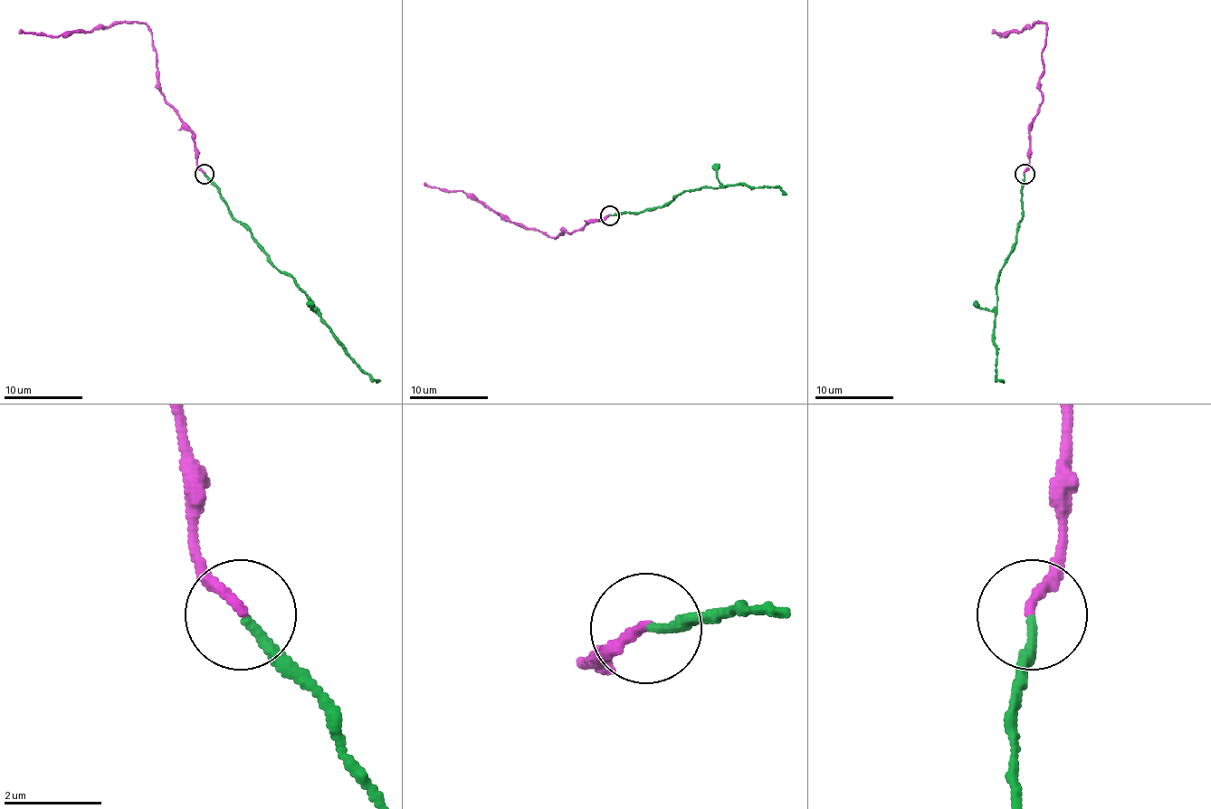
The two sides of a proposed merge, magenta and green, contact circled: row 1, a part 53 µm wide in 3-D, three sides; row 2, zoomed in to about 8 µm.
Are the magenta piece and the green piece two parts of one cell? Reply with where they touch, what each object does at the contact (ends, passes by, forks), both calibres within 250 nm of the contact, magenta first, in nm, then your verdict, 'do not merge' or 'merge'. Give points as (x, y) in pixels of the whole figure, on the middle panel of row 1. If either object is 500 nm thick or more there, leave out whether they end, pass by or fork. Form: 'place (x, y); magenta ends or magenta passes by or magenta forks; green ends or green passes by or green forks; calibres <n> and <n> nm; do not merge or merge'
place (609, 215); magenta ends; green ends; calibres 200 and 180 nm; merge

